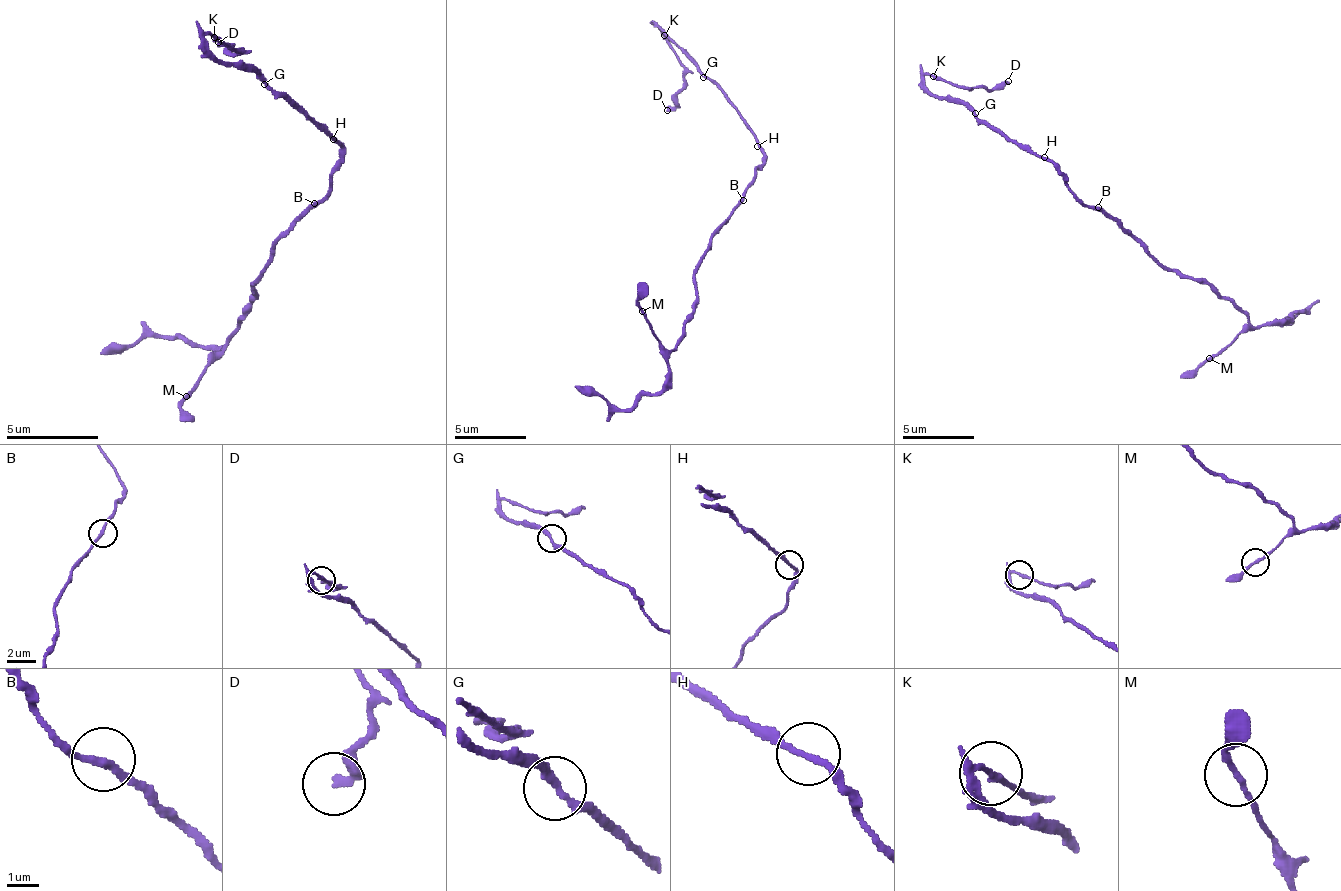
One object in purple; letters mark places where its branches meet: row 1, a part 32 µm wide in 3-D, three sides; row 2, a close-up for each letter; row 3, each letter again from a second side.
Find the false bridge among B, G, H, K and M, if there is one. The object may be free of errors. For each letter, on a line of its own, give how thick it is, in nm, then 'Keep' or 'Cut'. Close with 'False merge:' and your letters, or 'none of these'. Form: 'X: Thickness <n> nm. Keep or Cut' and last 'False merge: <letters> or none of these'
B: Thickness 200 nm. Keep
G: Thickness 200 nm. Keep
H: Thickness 180 nm. Keep
K: Thickness 150 nm. Cut
M: Thickness 170 nm. Keep
False merge: K

